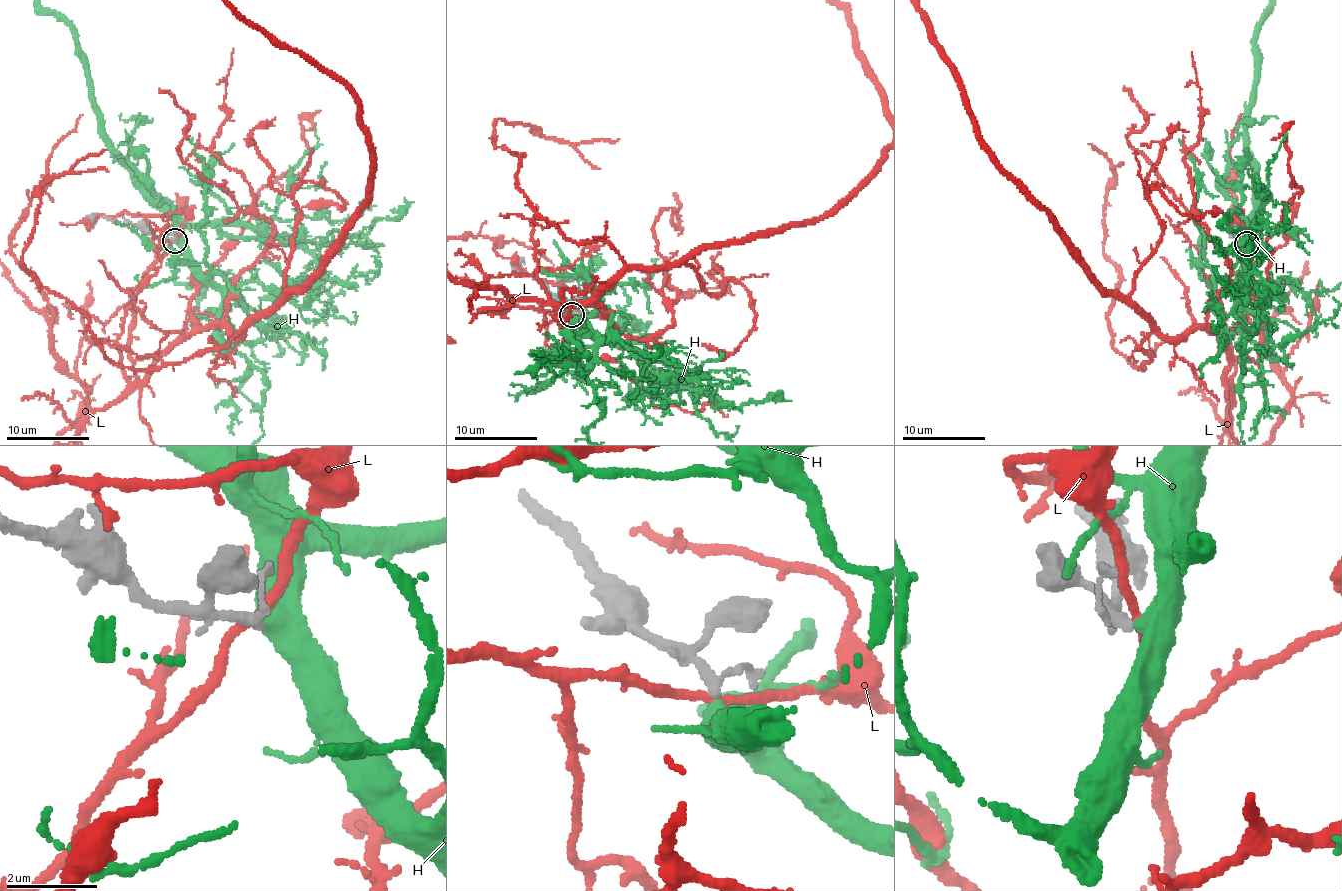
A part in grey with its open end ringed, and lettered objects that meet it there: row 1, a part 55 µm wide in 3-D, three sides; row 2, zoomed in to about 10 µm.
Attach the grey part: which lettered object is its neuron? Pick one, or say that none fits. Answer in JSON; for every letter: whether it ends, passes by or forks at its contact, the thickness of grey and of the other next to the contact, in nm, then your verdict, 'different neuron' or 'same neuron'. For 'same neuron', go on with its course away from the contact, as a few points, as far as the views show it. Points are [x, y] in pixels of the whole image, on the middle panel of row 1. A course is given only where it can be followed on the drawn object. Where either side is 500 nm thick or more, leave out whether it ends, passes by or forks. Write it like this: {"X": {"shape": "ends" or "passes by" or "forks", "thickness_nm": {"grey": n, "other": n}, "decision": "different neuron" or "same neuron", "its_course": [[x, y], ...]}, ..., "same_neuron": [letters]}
{"H": {"shape": "passes by", "thickness_nm": {"grey": 190, "other": 440}, "decision": "same neuron"}, "L": {"shape": "passes by", "thickness_nm": {"grey": 190, "other": 180}, "decision": "different neuron"}, "same_neuron": ["H"]}

